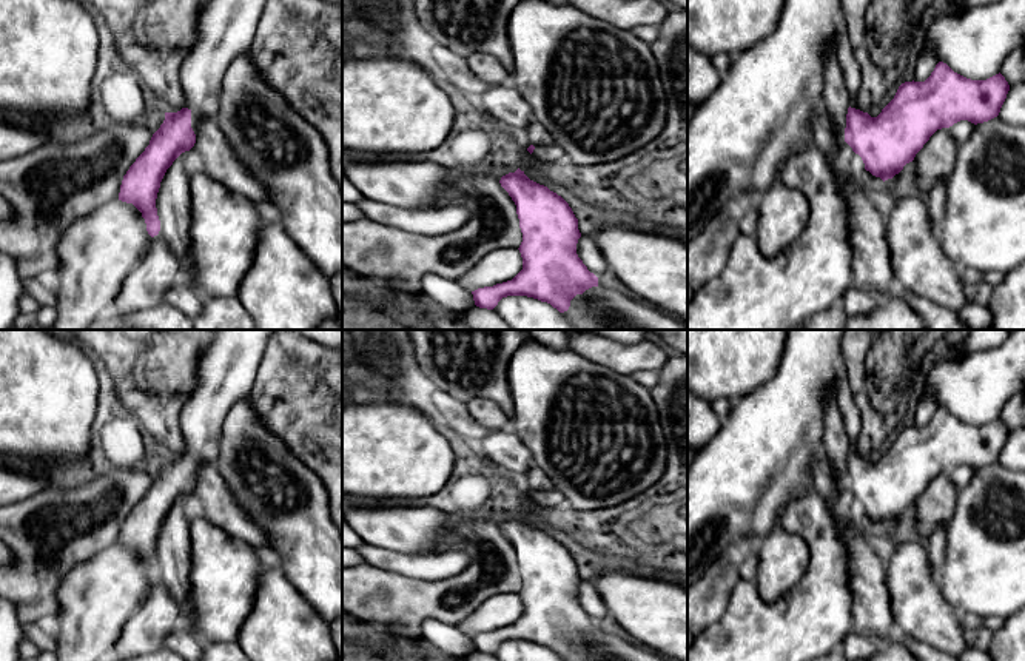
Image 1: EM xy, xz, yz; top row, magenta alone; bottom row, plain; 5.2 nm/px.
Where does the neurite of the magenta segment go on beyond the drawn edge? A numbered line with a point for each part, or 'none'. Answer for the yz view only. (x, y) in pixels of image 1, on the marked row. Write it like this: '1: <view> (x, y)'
1: yz (851, 71)

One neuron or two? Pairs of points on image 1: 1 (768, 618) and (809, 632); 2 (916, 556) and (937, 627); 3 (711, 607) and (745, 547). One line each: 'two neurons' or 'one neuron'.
1: one neuron
2: one neuron
3: one neuron

